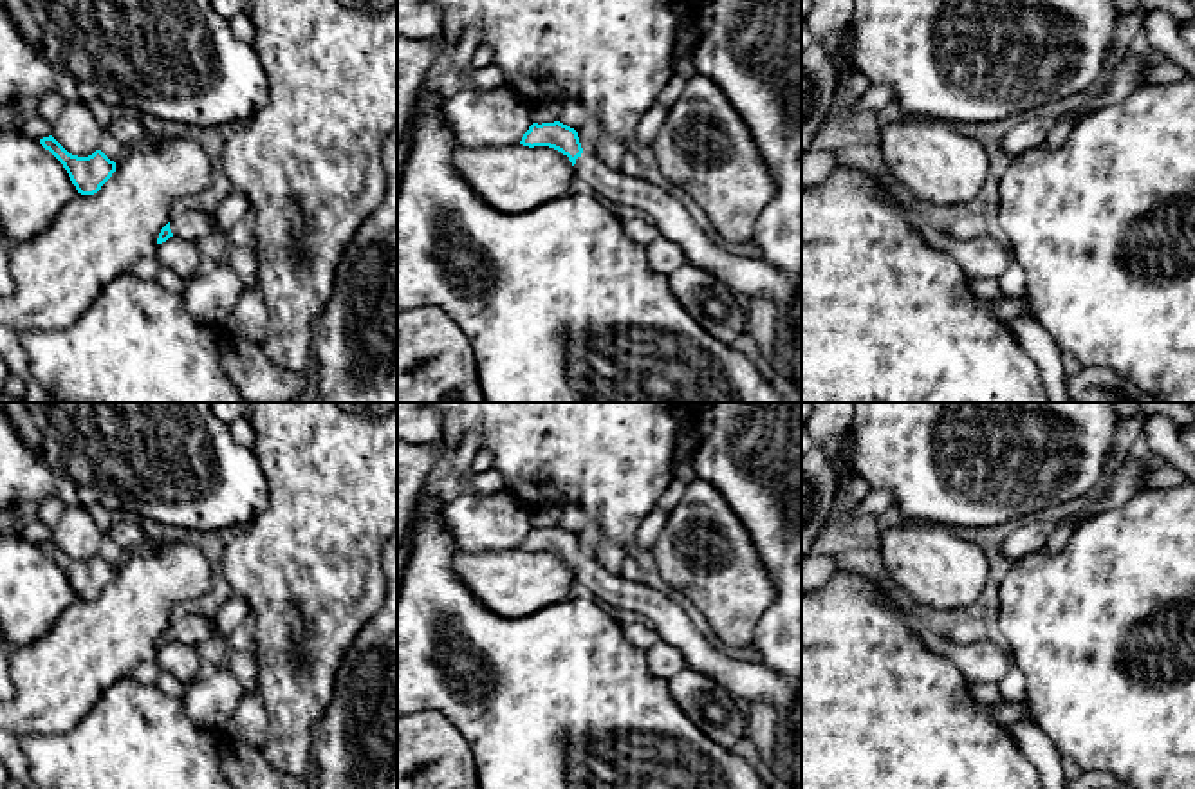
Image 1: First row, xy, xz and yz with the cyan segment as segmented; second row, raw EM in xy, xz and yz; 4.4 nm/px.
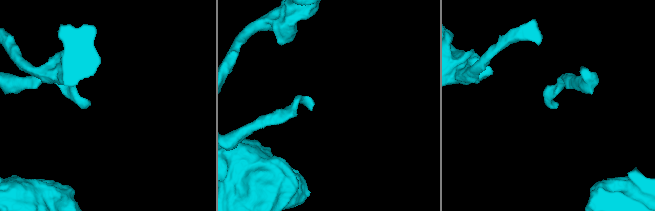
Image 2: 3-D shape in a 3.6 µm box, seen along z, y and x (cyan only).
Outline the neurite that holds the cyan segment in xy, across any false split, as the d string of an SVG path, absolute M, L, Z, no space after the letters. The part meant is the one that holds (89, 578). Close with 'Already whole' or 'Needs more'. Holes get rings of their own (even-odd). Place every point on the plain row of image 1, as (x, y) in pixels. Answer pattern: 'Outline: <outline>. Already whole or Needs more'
Outline: M52 540L40 543L40 549L49 554L67 574L72 589L81 599L94 599L116 576L116 567L101 554L88 562L69 558Z. Already whole

